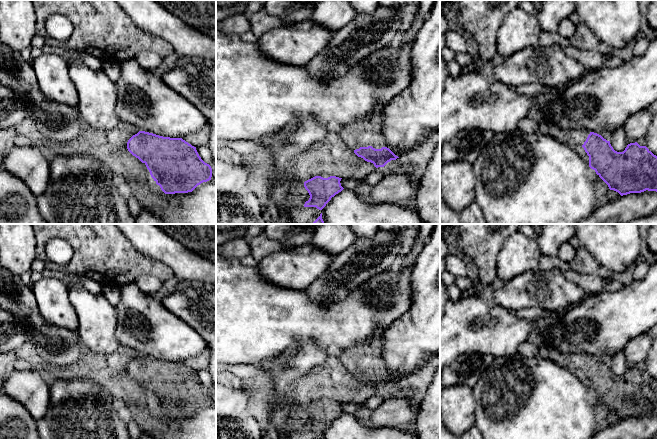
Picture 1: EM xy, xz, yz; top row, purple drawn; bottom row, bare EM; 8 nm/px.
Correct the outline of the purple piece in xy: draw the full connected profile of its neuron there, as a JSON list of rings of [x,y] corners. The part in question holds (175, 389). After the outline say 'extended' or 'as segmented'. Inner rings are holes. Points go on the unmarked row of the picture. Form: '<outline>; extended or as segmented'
[[[139,355],[128,364],[127,373],[146,389],[151,401],[165,418],[192,416],[201,407],[211,404],[211,390],[201,383],[196,371],[182,362]]]; as segmented

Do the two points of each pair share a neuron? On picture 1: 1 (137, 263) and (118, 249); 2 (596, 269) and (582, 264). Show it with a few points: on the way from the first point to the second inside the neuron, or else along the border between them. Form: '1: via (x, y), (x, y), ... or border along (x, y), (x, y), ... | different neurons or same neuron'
1: via (132, 263), (123, 254) | same neuron
2: via (593, 267), (585, 264) | same neuron

